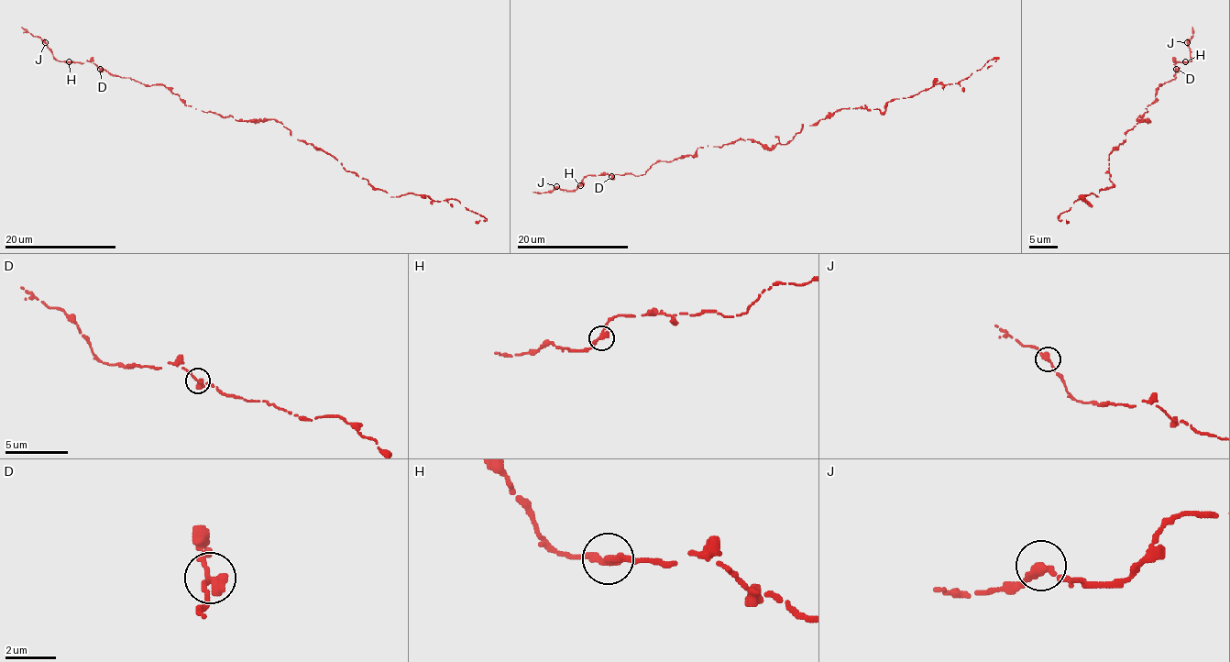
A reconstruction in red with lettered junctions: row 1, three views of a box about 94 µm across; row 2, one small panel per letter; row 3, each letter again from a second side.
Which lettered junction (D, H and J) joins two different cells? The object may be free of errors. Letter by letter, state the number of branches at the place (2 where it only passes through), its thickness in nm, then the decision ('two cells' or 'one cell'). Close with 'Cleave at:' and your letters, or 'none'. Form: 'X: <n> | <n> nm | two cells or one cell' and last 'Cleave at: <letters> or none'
D: 2 | 360 nm | one cell
H: 2 | 340 nm | one cell
J: 2 | 320 nm | one cell
Cleave at: none

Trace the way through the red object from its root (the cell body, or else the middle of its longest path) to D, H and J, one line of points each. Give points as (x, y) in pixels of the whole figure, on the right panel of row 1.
D: (1144, 119), (1139, 121), (1139, 116), (1156, 100), (1158, 87), (1176, 77), (1176, 69)
H: (1144, 119), (1139, 121), (1139, 116), (1156, 100), (1158, 87), (1176, 77), (1174, 61), (1185, 61)
J: (1144, 119), (1158, 87), (1176, 77), (1174, 61), (1191, 60), (1187, 42)

